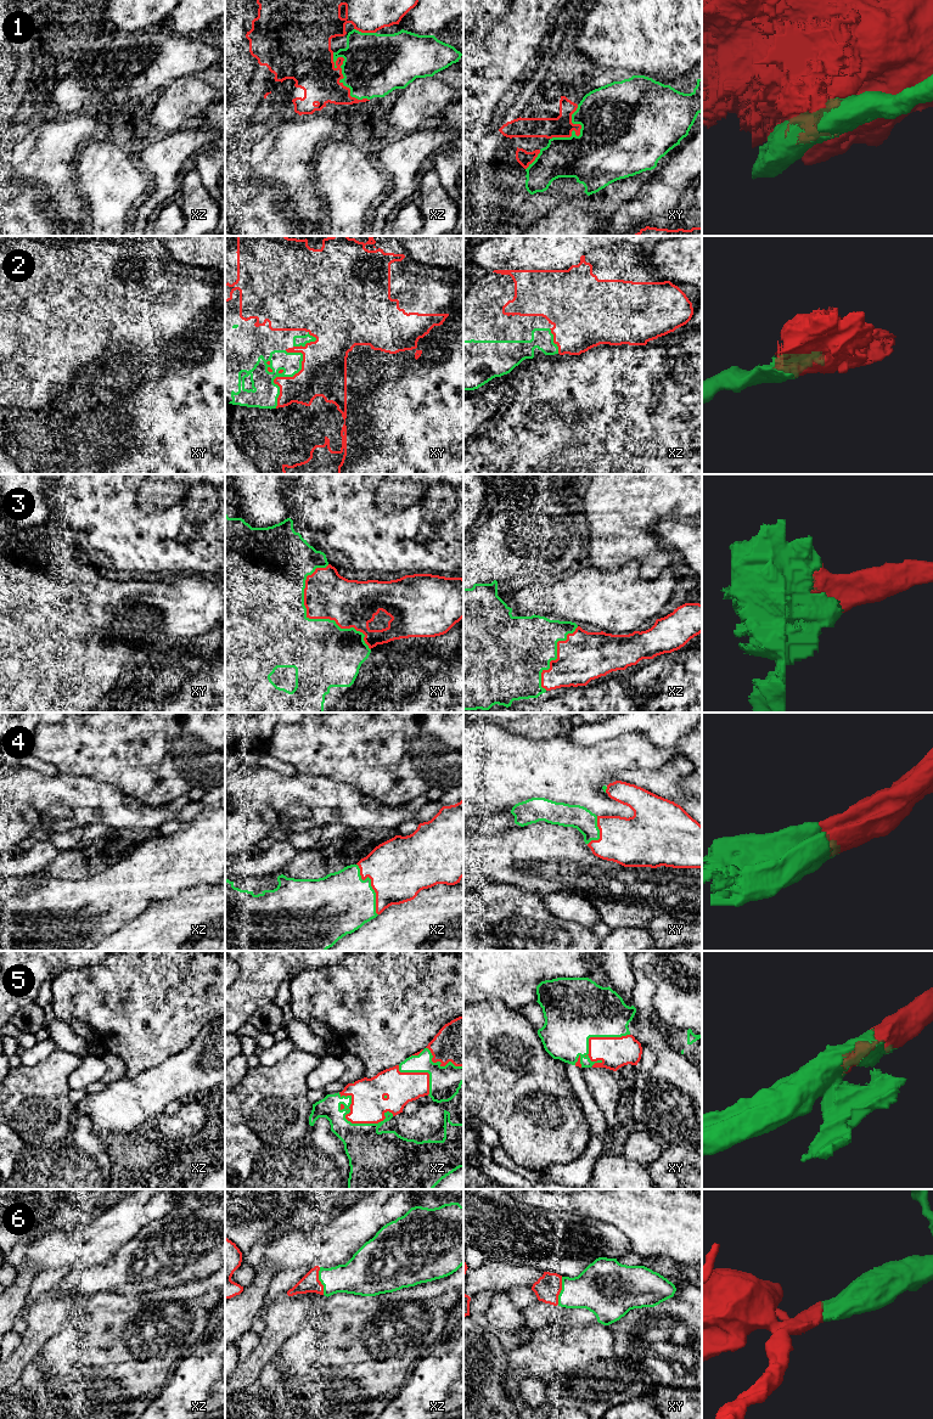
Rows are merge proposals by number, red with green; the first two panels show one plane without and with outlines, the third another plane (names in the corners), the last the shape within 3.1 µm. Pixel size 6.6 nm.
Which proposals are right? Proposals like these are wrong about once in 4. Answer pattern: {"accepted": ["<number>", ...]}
{"accepted": ["2", "3", "4", "5", "6"]}

